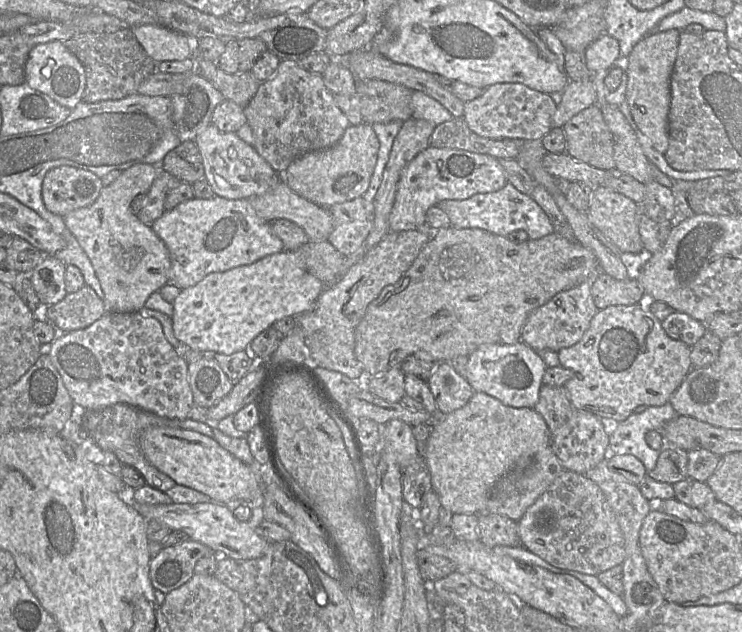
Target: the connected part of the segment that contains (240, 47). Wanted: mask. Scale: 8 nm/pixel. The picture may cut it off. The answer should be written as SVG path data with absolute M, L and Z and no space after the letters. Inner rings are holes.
M244 38L225 43L225 49L216 65L226 73L250 71L255 60L267 51L265 42L257 38Z

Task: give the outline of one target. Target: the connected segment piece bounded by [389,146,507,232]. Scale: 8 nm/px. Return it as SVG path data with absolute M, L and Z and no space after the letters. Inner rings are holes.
M428 146L403 169L389 217L390 232L425 230L426 212L443 200L465 200L475 194L500 190L507 183L499 161L463 149Z

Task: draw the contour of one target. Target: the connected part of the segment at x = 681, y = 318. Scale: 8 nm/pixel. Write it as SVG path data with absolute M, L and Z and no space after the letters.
M673 312L662 322L665 333L674 340L686 343L690 348L707 331L706 324L697 321L686 313Z

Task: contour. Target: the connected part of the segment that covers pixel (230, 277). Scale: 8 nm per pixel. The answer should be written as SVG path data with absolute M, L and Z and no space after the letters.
M300 247L294 251L283 250L249 265L210 273L194 286L182 289L172 303L173 332L182 344L194 350L230 355L246 350L251 341L275 321L287 316L297 318L311 311L325 287L306 270Z

